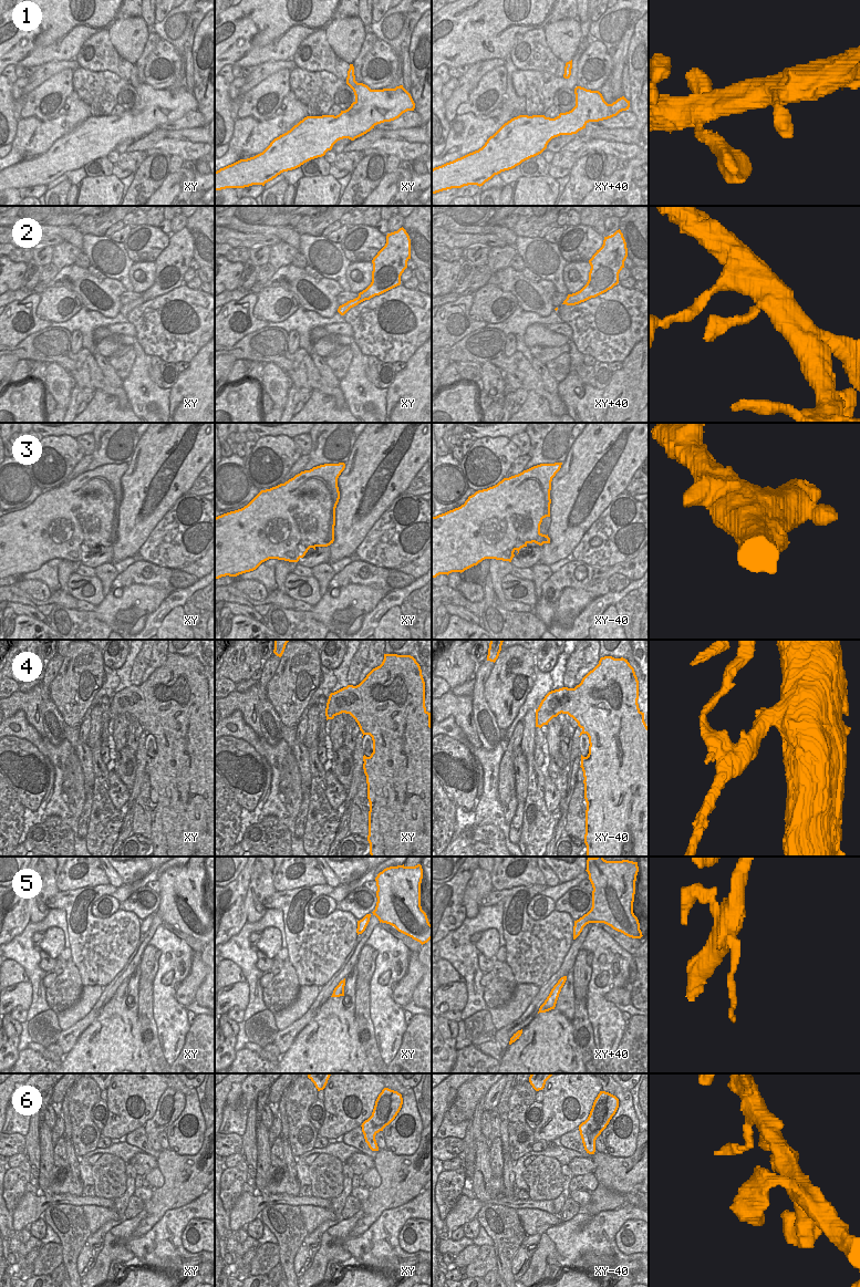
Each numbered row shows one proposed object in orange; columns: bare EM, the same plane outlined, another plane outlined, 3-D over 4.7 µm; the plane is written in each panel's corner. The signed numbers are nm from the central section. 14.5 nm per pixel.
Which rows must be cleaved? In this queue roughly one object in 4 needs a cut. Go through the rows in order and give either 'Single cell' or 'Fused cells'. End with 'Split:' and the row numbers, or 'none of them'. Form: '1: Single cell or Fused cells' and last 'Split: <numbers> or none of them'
1: Single cell
2: Single cell
3: Single cell
4: Fused cells
5: Fused cells
6: Single cell
Split: 4, 5

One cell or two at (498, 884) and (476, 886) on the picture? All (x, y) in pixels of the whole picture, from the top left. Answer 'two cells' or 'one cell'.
two cells

